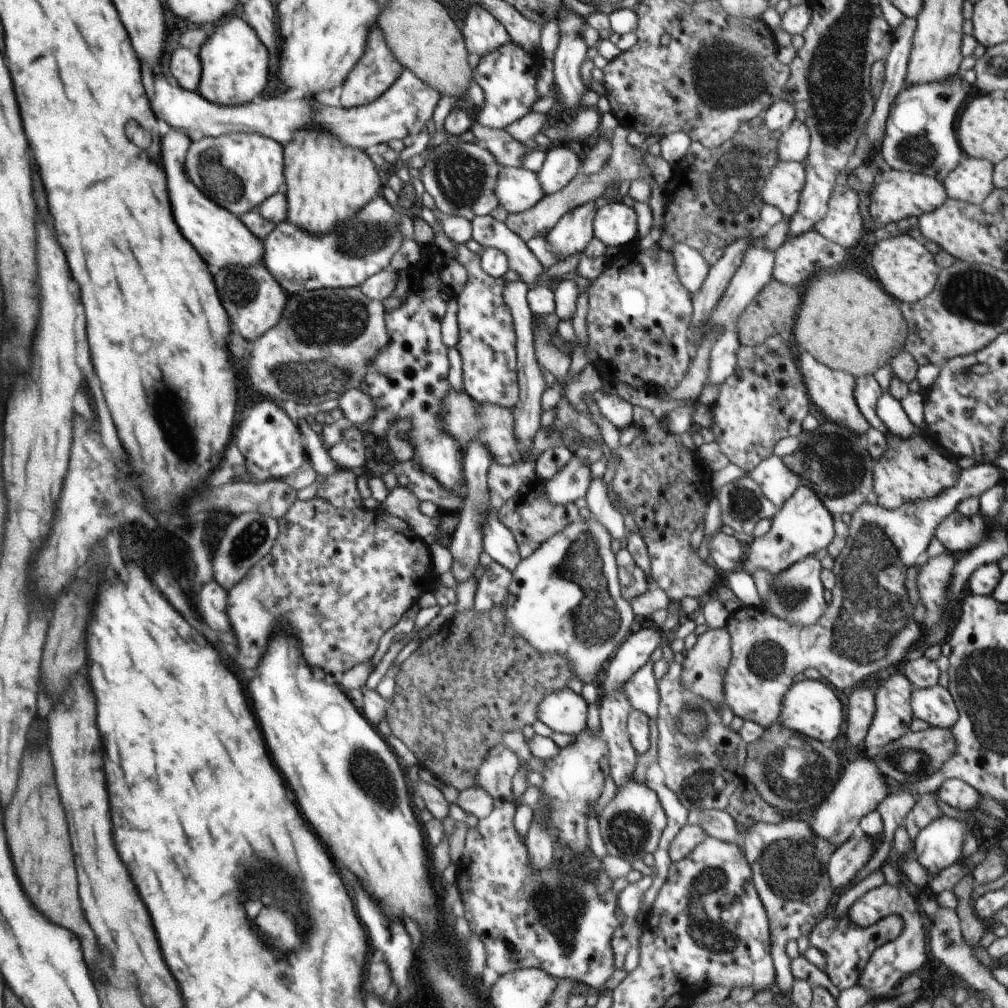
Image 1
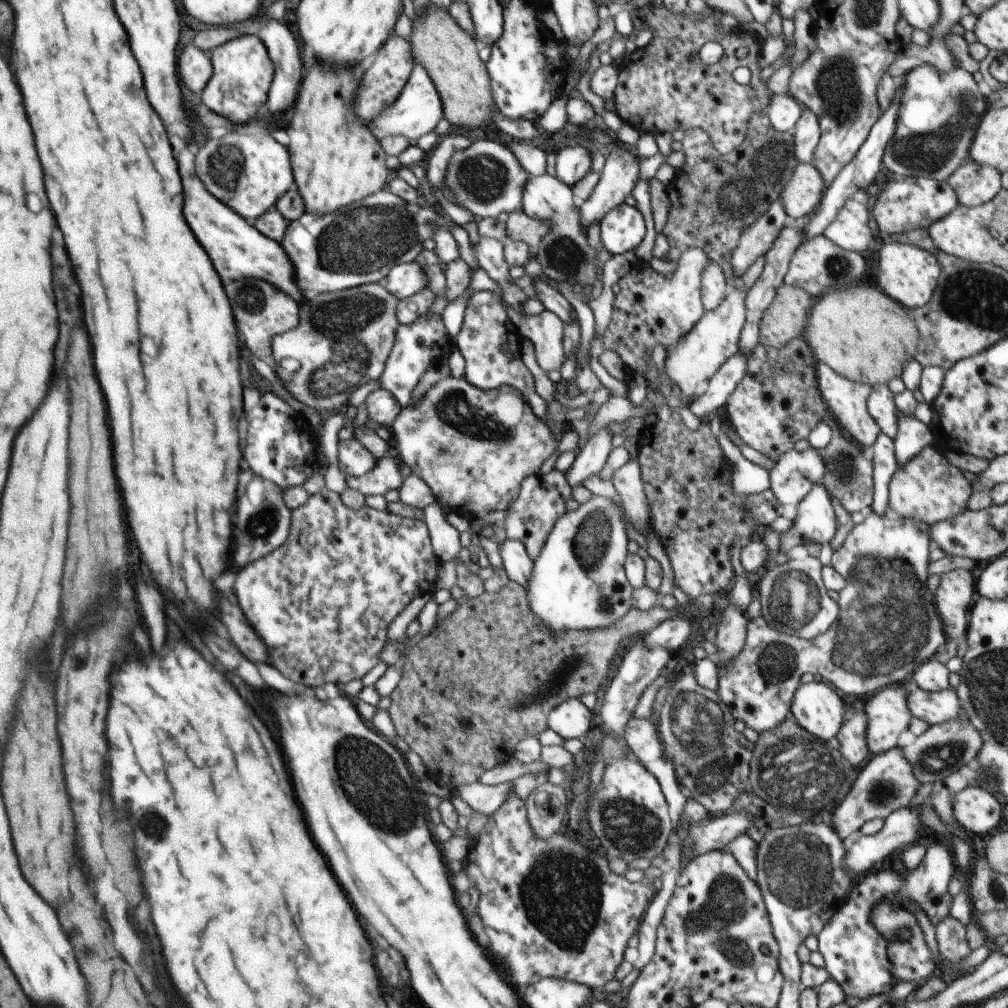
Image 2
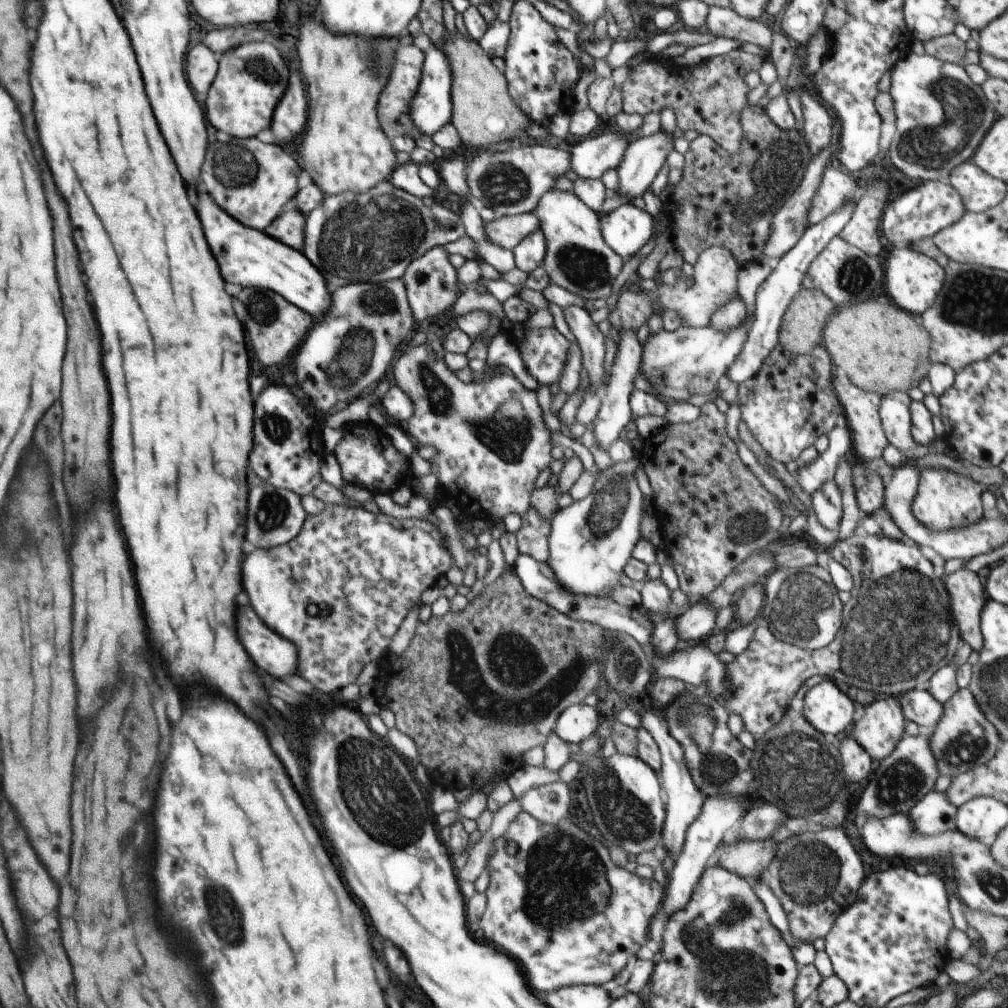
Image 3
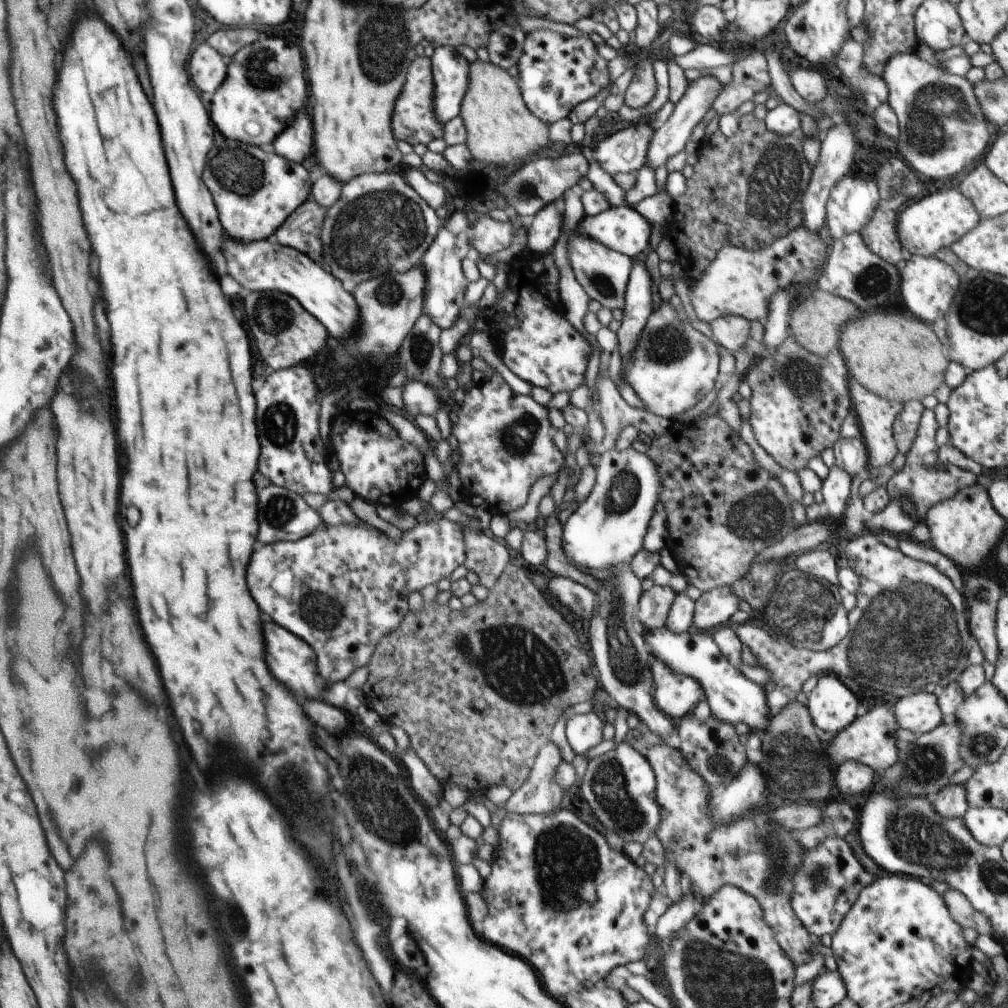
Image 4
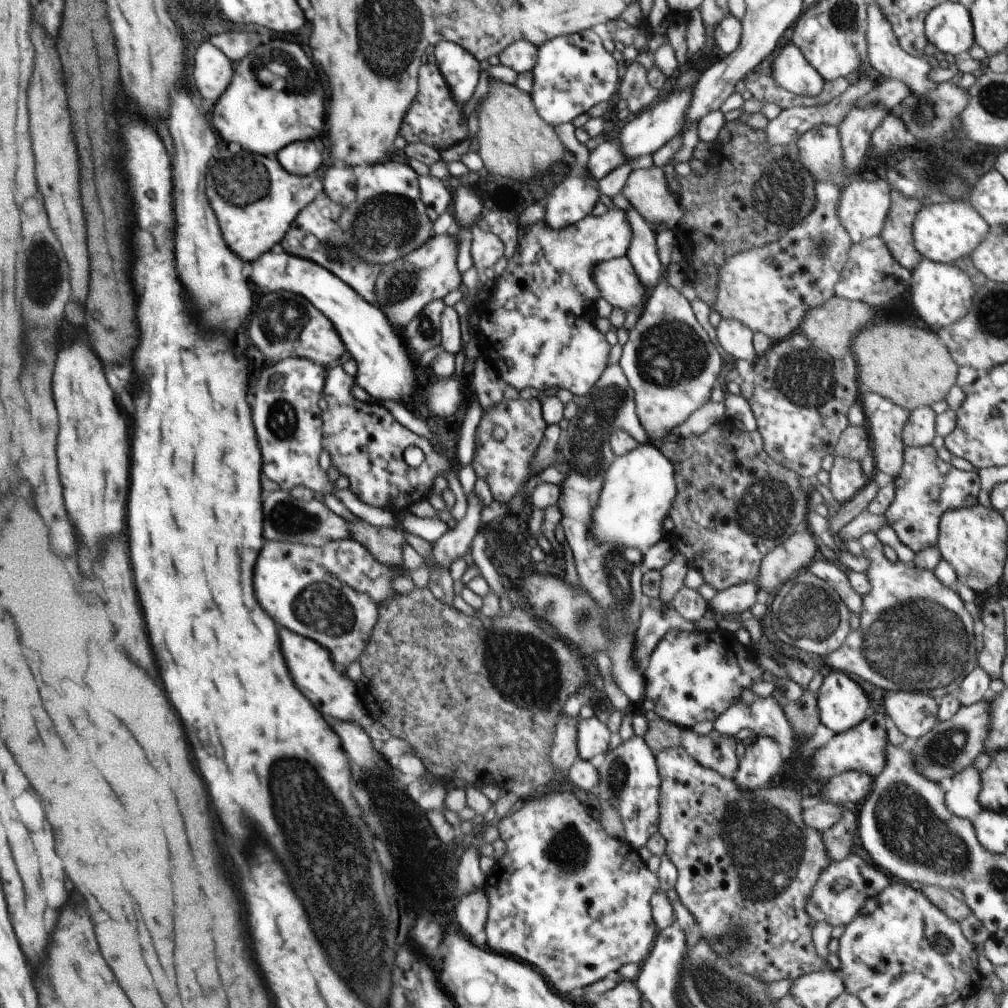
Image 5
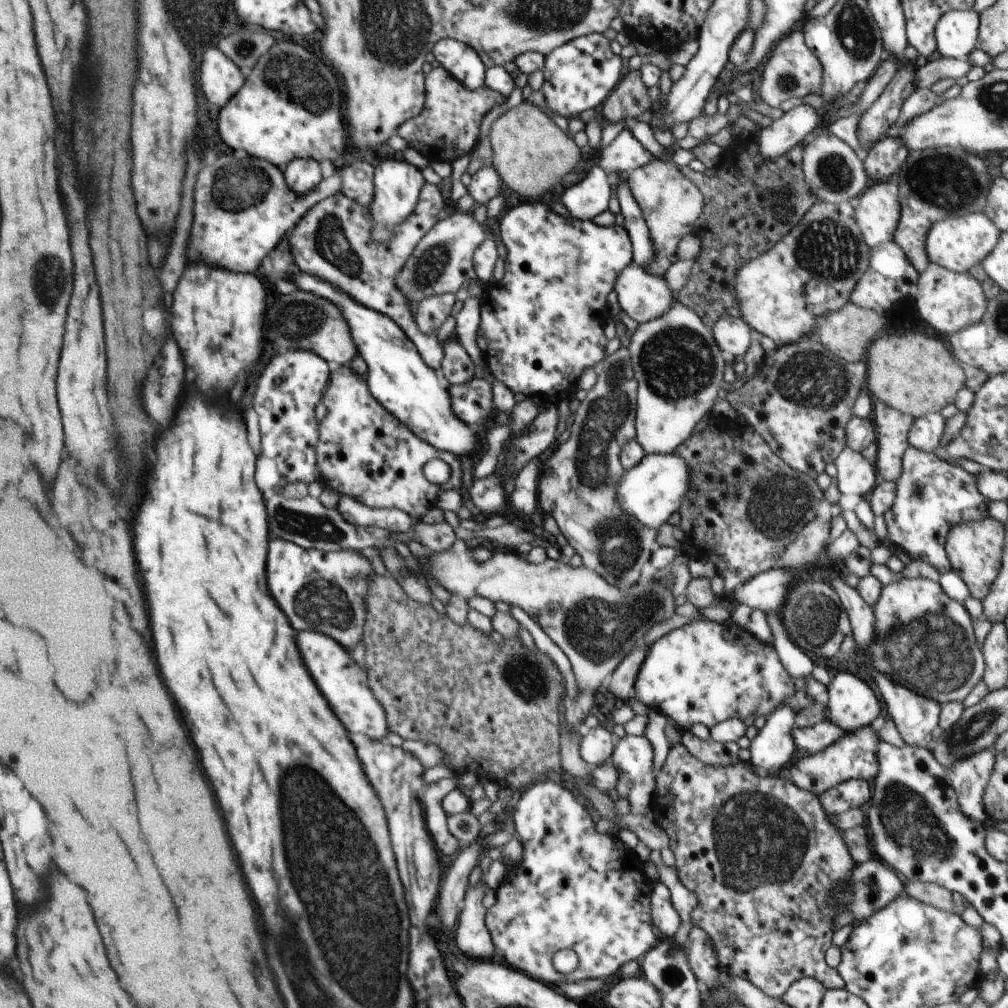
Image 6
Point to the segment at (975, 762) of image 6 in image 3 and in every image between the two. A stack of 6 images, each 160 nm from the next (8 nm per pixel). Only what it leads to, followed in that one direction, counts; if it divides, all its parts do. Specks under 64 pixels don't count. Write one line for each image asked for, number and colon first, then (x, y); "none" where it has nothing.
3: (934, 814)
4: (951, 801)
5: (962, 792)

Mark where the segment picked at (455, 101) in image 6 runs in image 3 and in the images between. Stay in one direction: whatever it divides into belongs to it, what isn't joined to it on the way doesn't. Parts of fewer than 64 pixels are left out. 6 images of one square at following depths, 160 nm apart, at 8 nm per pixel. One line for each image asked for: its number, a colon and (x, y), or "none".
3: (393, 110)
4: (413, 120)
5: (434, 117)

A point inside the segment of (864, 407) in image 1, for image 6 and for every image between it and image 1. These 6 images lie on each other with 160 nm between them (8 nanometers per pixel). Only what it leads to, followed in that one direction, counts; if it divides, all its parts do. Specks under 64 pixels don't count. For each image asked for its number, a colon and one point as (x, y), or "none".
2: (881, 404)
3: (894, 409)
4: (906, 426)
5: (920, 429)
6: (925, 434)

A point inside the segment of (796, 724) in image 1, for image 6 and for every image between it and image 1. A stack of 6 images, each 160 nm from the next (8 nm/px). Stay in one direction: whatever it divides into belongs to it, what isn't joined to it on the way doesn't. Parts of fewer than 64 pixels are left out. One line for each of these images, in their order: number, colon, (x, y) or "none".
2: (817, 707)
3: (826, 706)
4: (832, 705)
5: (842, 703)
6: (851, 704)

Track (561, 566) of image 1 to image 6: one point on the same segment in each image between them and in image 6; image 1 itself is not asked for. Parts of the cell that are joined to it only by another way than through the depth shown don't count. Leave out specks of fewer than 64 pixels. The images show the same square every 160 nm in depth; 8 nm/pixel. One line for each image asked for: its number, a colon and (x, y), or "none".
2: (578, 582)
3: (591, 540)
4: (608, 528)
5: (639, 488)
6: (652, 491)

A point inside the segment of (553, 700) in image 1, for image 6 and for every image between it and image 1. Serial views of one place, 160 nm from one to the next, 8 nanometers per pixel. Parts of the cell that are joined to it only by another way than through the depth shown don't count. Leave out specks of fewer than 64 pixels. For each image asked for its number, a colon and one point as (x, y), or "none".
2: (571, 719)
3: (575, 723)
4: (584, 731)
5: (593, 737)
6: (597, 746)

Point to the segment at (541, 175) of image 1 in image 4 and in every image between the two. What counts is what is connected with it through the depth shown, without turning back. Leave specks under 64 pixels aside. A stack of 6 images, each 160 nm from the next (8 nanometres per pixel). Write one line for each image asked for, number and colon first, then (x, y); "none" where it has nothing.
2: (573, 162)
3: (590, 158)
4: (626, 150)

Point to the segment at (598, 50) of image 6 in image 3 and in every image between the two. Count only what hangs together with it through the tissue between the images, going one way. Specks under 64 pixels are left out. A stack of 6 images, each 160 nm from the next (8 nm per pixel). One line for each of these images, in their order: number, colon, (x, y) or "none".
3: (539, 69)
4: (557, 72)
5: (572, 73)

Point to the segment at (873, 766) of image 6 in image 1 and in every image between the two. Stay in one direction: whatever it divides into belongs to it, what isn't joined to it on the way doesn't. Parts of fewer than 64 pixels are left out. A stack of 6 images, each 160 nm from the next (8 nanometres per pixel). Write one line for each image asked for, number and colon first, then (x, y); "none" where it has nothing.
1: (893, 715)
2: (887, 713)
3: (881, 727)
4: (871, 739)
5: (862, 748)

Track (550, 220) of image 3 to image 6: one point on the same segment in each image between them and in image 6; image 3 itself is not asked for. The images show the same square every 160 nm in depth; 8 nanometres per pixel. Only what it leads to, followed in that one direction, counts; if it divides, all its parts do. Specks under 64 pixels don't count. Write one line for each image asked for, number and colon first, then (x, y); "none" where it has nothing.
4: (603, 273)
5: (618, 283)
6: (642, 296)

